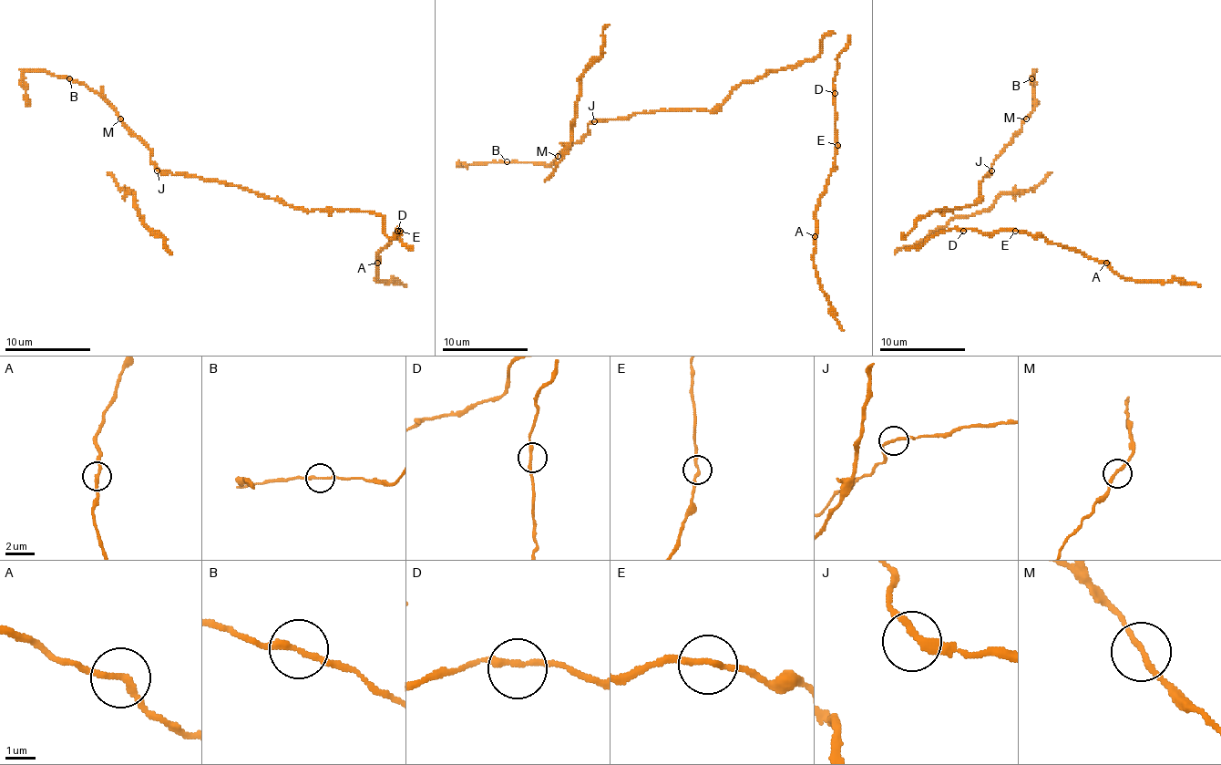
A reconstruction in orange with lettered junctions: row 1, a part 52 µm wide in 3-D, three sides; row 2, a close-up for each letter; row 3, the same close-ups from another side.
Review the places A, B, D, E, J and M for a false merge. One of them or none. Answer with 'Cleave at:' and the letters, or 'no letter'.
Cleave at: B

